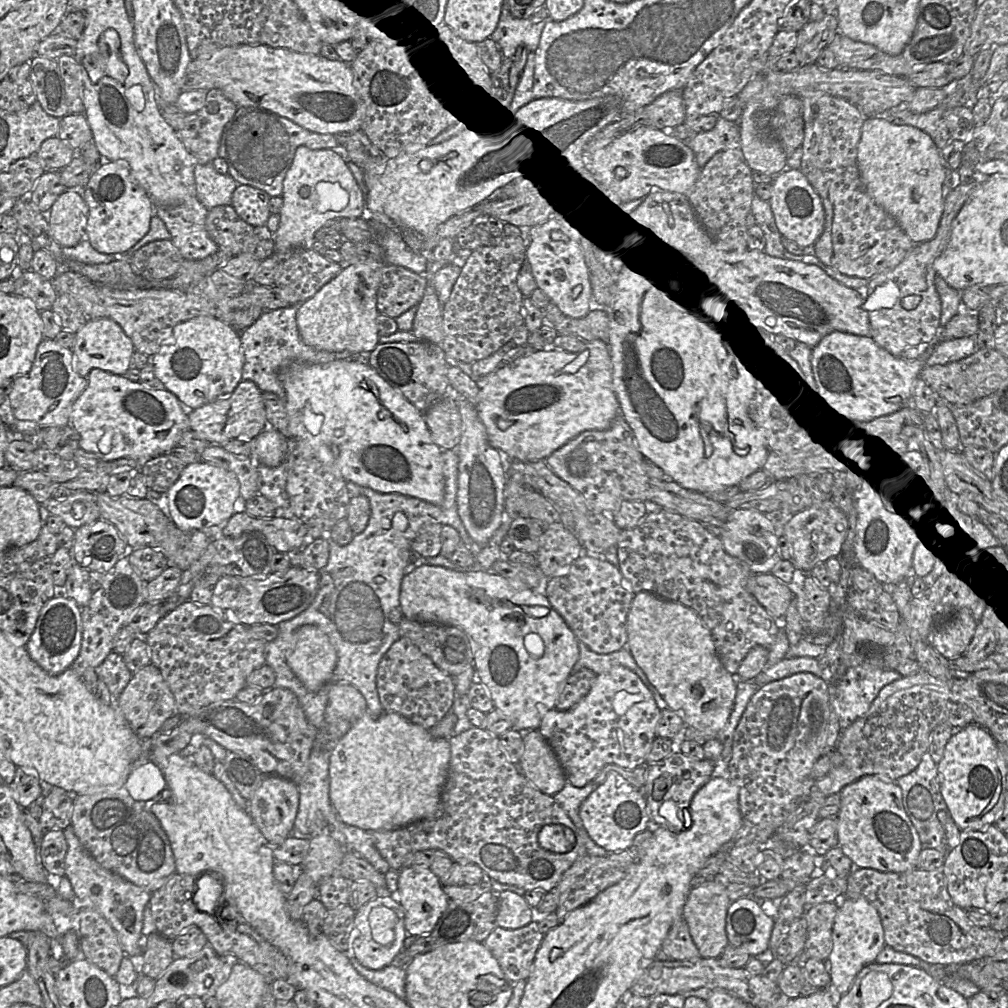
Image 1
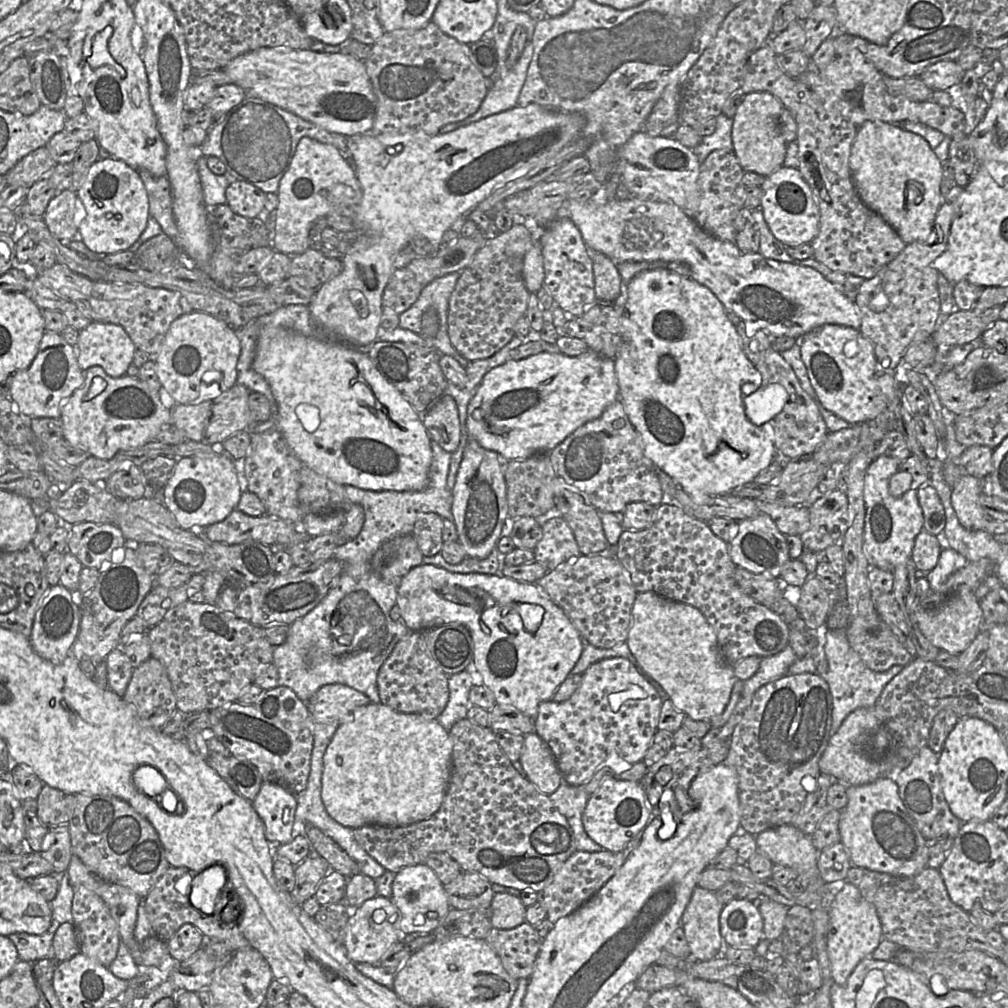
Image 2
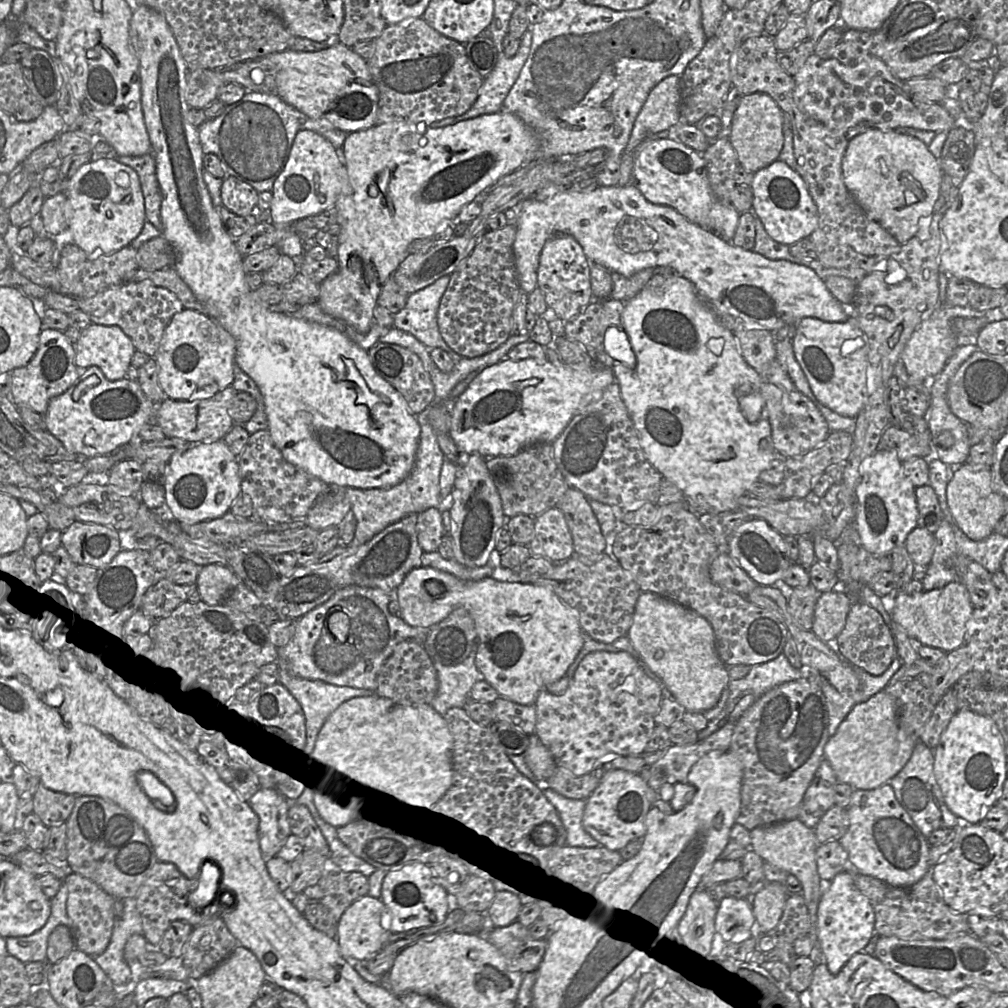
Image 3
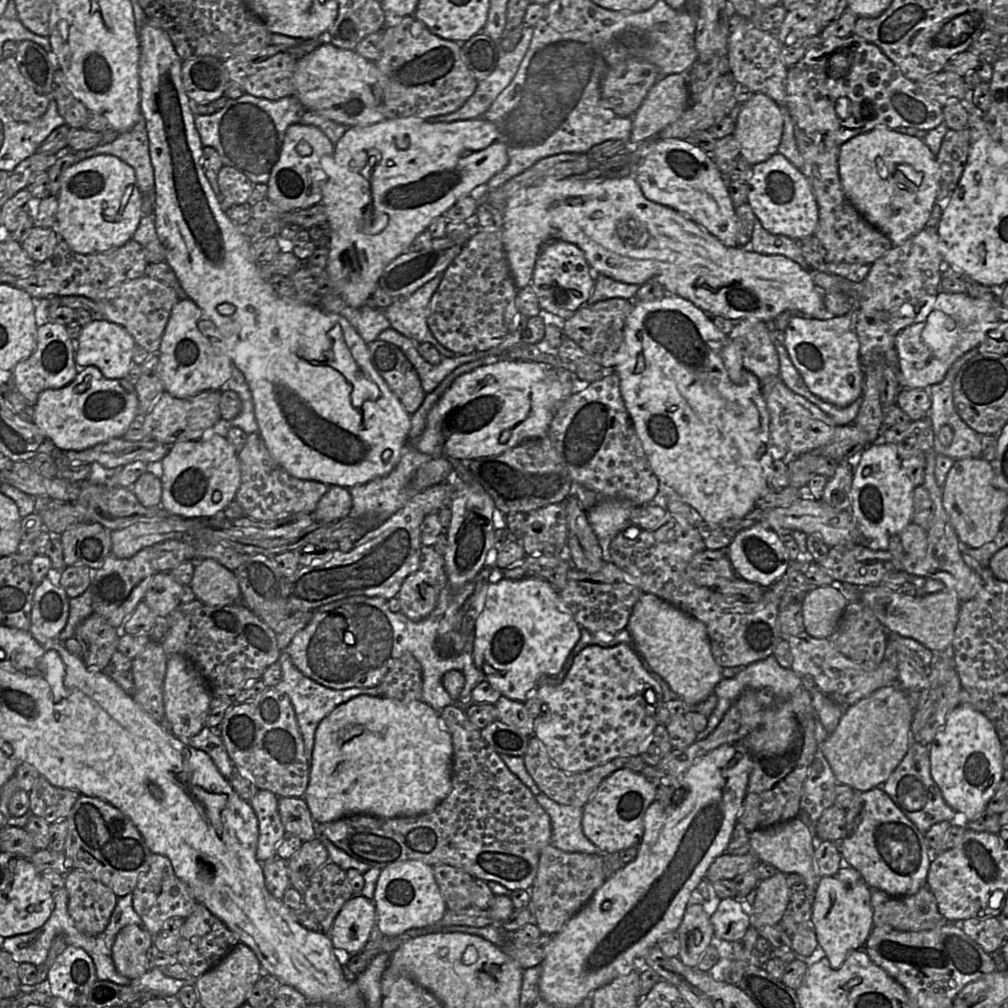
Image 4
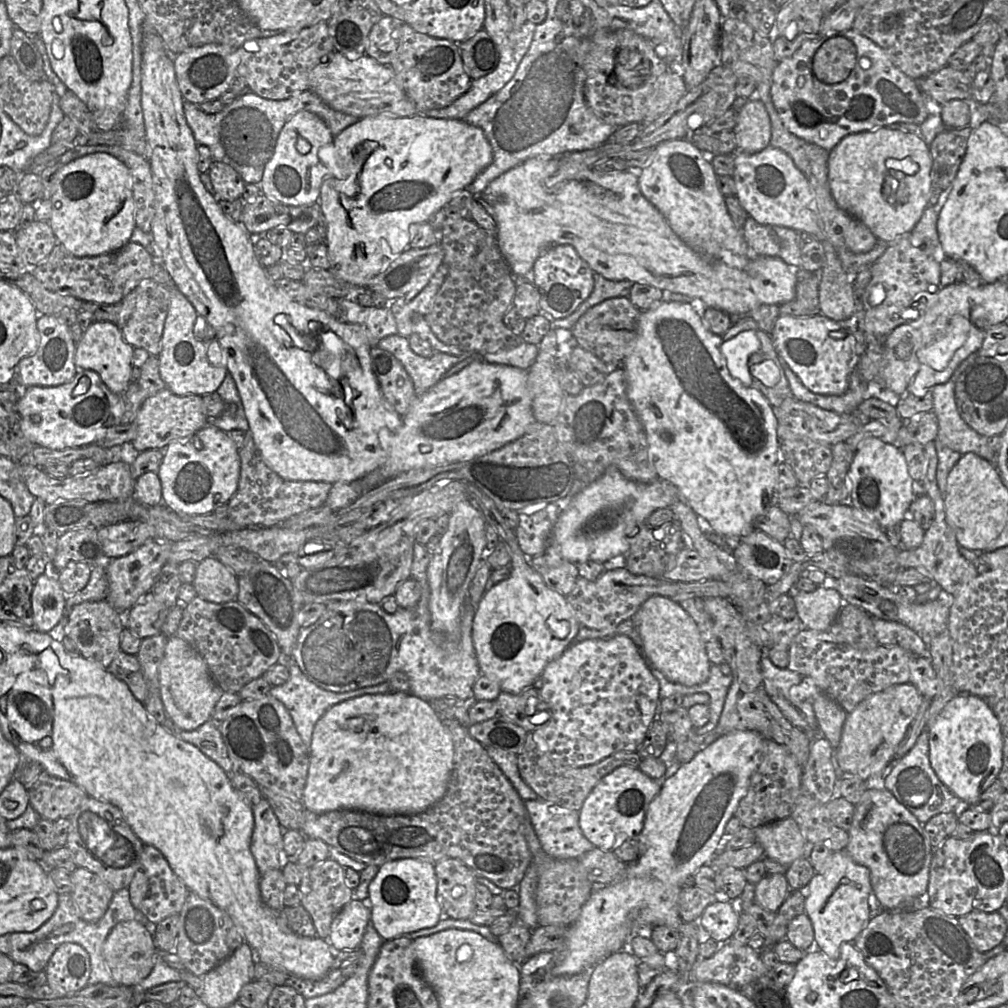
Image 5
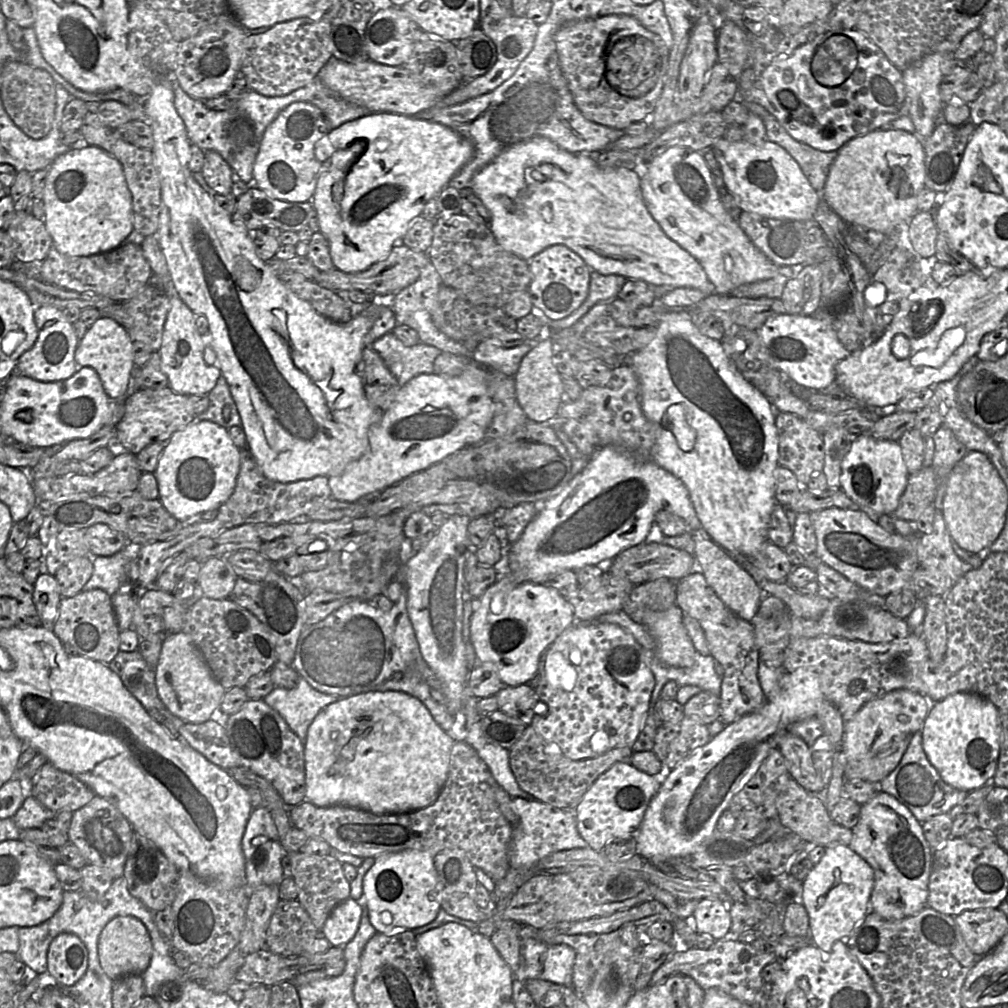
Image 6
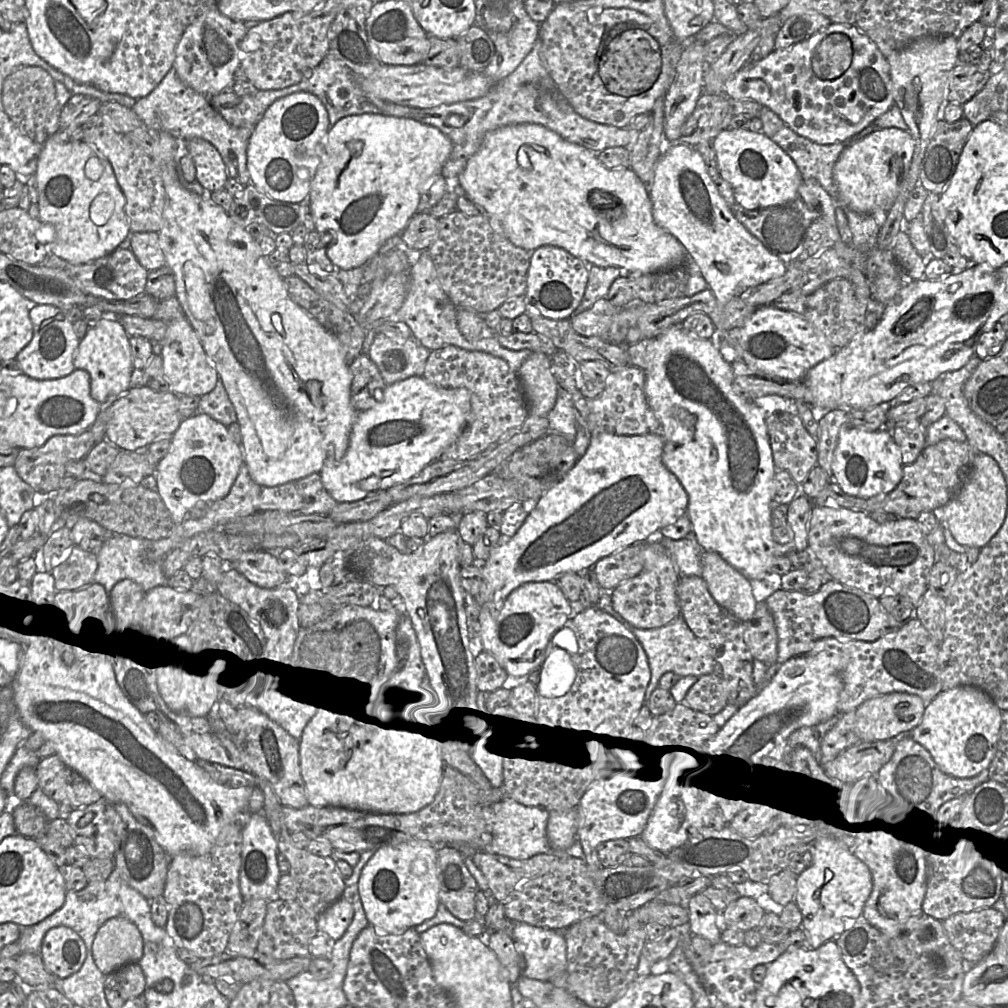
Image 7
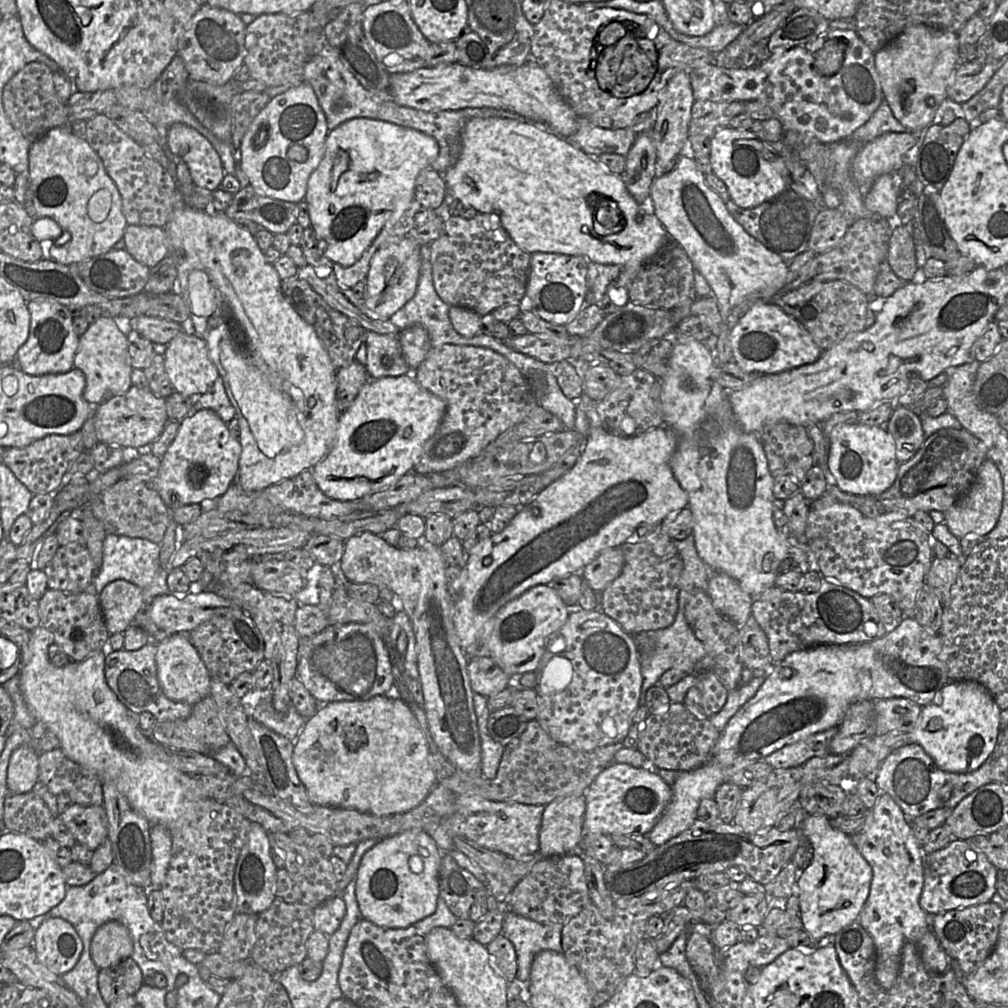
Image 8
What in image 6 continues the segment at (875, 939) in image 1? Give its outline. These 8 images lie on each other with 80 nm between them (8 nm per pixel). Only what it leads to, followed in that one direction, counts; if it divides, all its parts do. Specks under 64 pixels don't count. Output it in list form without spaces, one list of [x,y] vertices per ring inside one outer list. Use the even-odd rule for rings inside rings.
[[[836,845],[825,848],[825,853],[822,859],[813,866],[813,868],[810,870],[805,880],[803,881],[801,898],[803,900],[803,905],[809,917],[810,938],[811,943],[813,943],[812,945],[816,945],[824,952],[830,952],[834,942],[842,938],[847,938],[851,931],[854,929],[854,927],[865,917],[865,915],[867,913],[871,913],[870,897],[874,886],[874,871],[873,868],[849,846]]]

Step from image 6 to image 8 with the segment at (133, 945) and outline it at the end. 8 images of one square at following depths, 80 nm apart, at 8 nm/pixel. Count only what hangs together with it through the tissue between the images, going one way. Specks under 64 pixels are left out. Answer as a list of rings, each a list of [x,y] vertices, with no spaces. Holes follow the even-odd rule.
[[[115,920],[103,924],[91,941],[91,958],[98,969],[115,966],[131,957],[132,952],[128,928]]]

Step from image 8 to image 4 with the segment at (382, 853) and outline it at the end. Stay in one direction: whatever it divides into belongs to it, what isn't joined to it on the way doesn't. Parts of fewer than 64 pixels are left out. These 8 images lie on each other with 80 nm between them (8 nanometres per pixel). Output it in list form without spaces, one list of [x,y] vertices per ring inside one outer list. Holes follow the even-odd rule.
[[[419,860],[399,862],[381,869],[373,902],[376,907],[376,927],[387,937],[398,936],[413,928],[435,926],[447,911],[433,866]]]

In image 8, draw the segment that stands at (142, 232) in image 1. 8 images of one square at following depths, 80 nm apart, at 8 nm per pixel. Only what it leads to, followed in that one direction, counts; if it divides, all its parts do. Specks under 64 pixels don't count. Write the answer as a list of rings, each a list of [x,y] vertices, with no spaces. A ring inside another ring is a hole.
[[[63,126],[50,129],[31,143],[28,175],[34,193],[36,217],[52,219],[63,231],[70,233],[70,240],[66,243],[50,246],[52,260],[63,265],[78,264],[111,251],[123,239],[128,223],[123,212],[121,194],[108,175],[102,159],[85,139],[71,134]]]

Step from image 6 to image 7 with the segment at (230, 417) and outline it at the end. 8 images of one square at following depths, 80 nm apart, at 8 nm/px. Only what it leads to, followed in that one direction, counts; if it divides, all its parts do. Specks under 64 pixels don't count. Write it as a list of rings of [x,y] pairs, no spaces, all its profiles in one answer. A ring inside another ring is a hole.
[[[219,377],[215,388],[211,392],[201,396],[194,415],[199,414],[208,414],[227,427],[238,421],[235,407],[221,377]]]

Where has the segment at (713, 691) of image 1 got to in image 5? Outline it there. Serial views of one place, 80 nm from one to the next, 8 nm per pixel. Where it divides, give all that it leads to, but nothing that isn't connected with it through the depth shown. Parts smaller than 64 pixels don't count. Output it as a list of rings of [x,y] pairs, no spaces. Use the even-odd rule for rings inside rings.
[[[664,595],[649,597],[631,618],[639,632],[648,660],[672,682],[685,686],[704,683],[710,673],[705,644],[695,620],[680,603]]]

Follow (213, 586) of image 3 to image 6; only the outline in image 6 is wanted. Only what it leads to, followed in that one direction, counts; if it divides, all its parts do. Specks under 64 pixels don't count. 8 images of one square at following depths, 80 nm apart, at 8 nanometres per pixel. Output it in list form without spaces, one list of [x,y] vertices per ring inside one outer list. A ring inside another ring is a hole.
[[[211,557],[201,563],[196,586],[203,595],[211,599],[230,598],[238,576],[227,557]]]

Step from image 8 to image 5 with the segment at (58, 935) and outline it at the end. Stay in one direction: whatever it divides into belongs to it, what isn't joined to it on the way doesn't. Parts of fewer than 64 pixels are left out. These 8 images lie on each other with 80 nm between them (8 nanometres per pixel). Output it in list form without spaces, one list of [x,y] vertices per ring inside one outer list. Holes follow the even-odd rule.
[[[60,944],[45,968],[47,984],[58,994],[67,995],[88,986],[90,957],[79,944]]]

